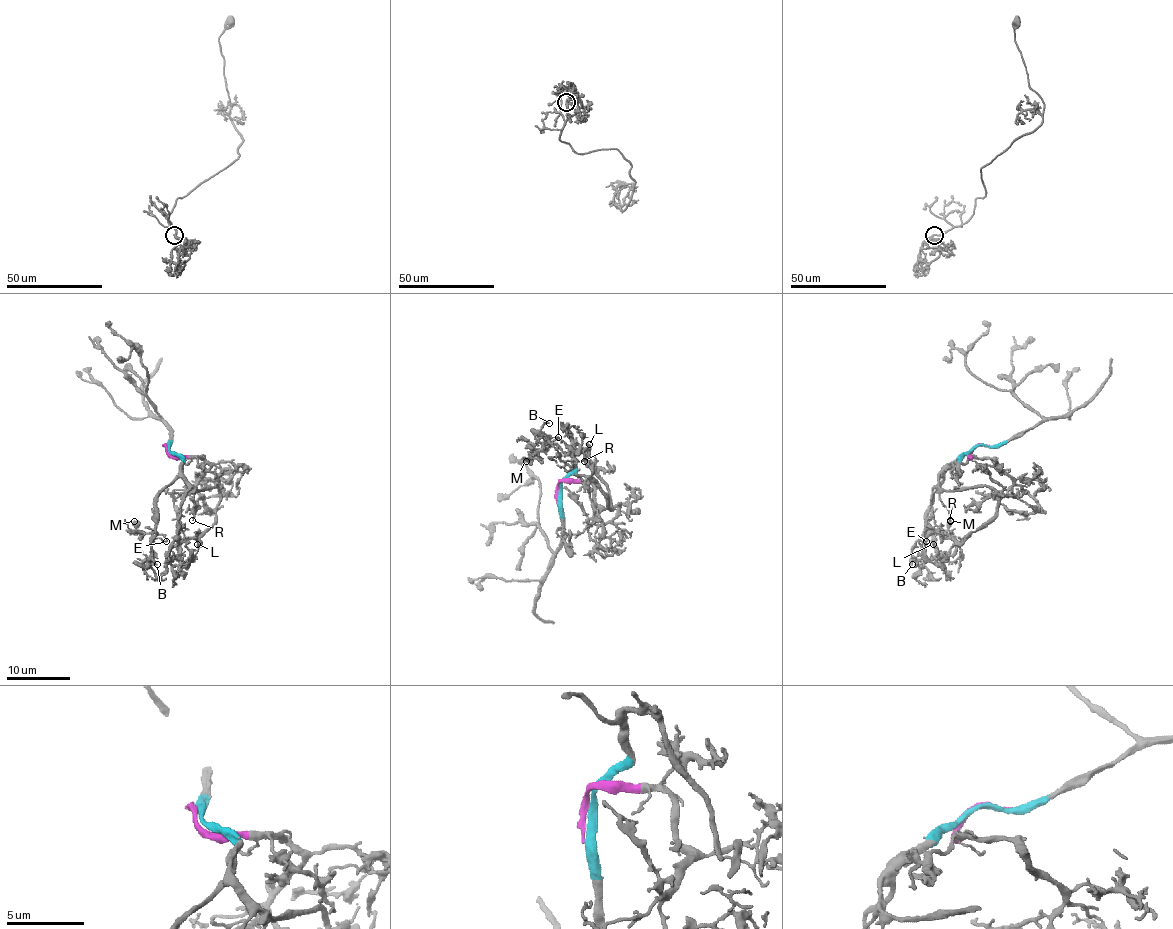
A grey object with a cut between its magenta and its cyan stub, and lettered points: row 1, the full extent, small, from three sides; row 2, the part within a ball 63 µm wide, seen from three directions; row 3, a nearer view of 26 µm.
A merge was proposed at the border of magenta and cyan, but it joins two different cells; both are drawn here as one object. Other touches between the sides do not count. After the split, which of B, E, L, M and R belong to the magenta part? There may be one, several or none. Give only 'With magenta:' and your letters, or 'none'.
With magenta: none

